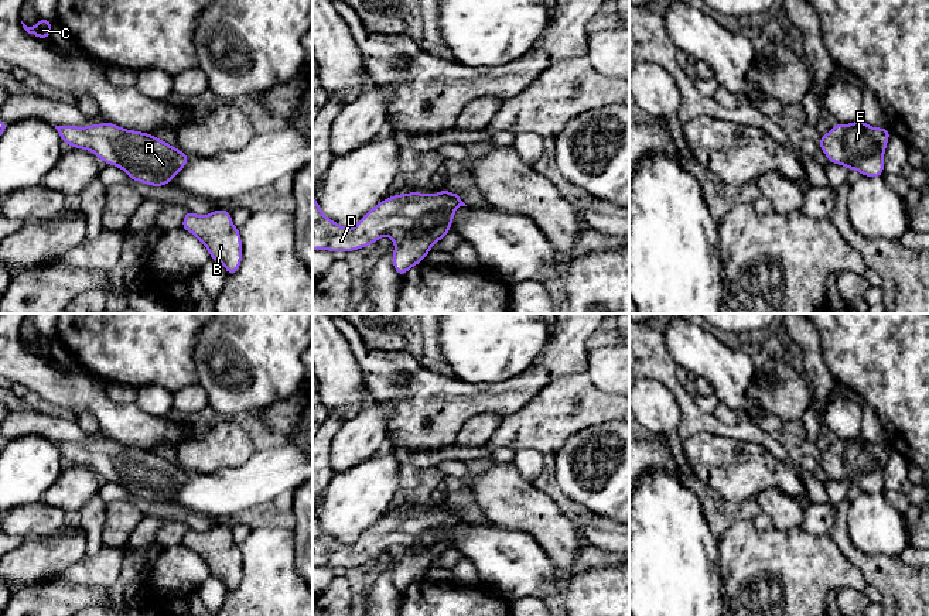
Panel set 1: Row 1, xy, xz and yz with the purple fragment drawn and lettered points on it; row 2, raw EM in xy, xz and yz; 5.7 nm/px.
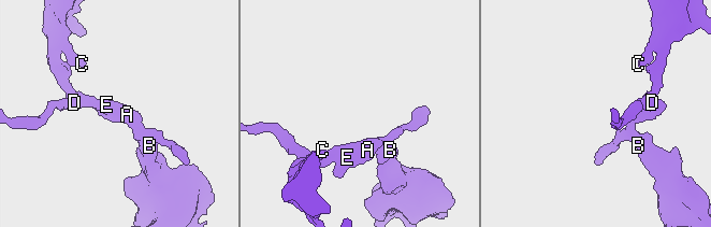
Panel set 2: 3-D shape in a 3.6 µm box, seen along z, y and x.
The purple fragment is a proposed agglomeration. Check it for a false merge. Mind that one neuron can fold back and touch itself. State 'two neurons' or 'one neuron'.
one neuron

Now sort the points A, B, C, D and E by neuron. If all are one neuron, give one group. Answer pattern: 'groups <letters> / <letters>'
groups A B C D E

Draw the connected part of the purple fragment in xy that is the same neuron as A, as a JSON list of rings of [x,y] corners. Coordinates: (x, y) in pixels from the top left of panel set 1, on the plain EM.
[[[113,439],[55,442],[61,458],[92,468],[98,476],[127,489],[132,497],[164,503],[187,482],[189,473],[150,449],[127,446]]]

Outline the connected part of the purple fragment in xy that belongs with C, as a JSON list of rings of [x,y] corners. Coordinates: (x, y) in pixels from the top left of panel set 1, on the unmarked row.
[[[42,333],[37,338],[35,343],[27,343],[23,338],[21,340],[28,350],[35,352],[41,356],[47,356],[51,352],[51,343],[54,342],[52,338],[45,336]]]

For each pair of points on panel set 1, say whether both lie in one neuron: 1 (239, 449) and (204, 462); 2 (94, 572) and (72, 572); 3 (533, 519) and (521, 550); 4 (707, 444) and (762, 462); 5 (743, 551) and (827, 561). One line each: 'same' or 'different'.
1: same
2: same
3: different
4: same
5: same

